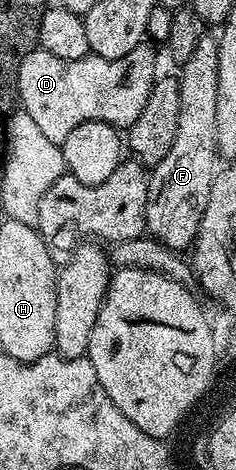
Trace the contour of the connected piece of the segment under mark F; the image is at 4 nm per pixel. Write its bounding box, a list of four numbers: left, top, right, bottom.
[145,34,219,251]

